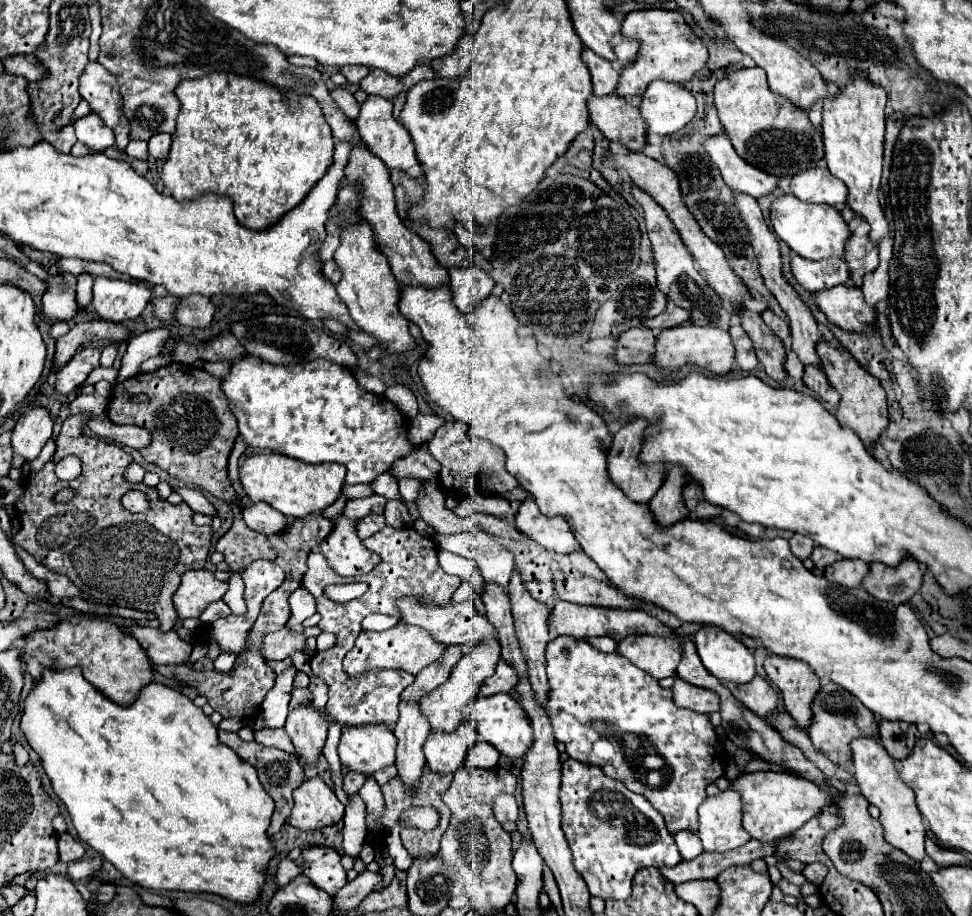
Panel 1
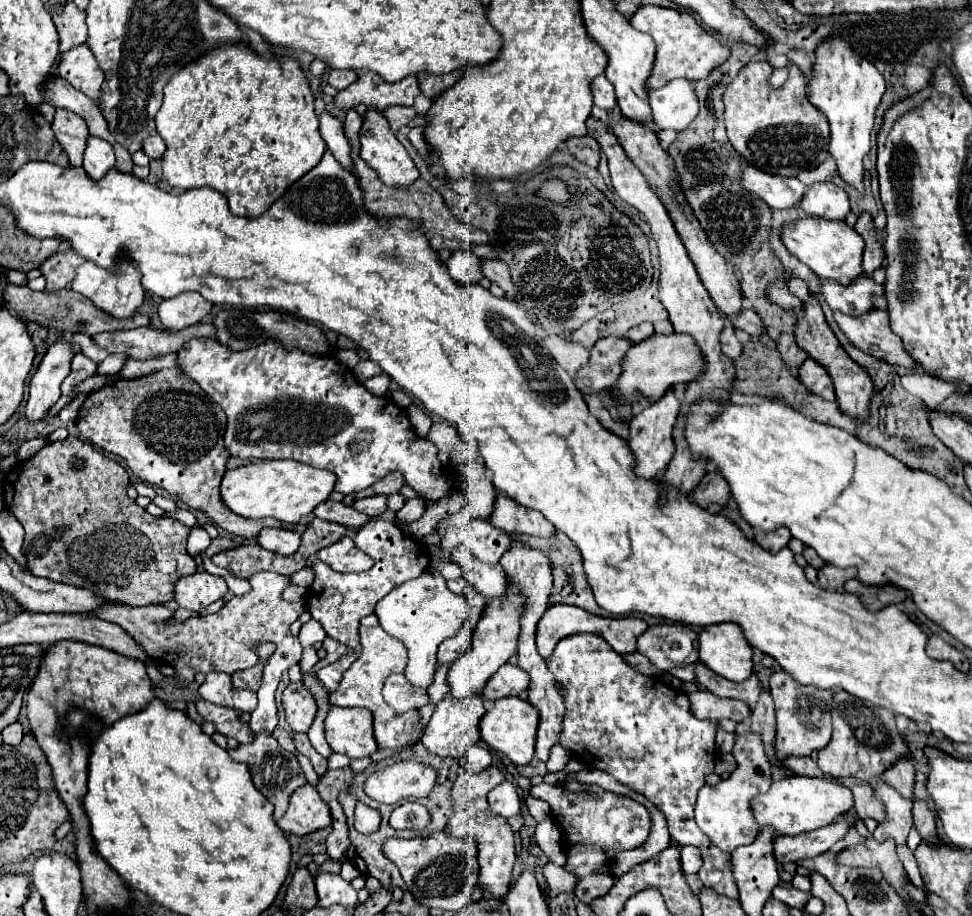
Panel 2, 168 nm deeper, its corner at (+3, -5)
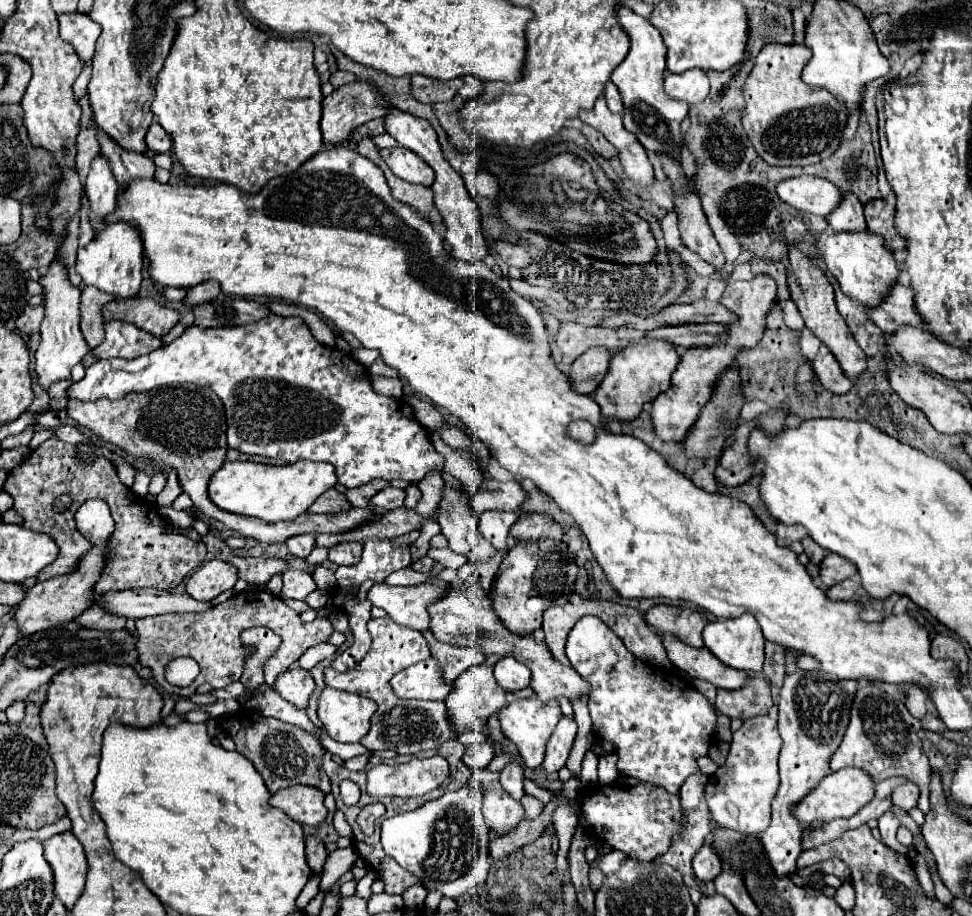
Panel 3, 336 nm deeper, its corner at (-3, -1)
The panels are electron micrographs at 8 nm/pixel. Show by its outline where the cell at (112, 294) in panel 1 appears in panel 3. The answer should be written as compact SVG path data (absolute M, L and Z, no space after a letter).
M123 221L107 225L99 233L99 237L95 237L85 249L77 253L75 269L85 285L95 285L105 293L117 295L119 299L133 297L135 293L139 293L139 285L143 279L143 245L137 229L133 229L133 225L125 225Z

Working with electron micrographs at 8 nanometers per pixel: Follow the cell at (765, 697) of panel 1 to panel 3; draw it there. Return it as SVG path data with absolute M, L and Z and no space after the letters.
M661 633L663 647L667 651L669 661L689 673L693 679L703 679L713 683L719 689L741 689L747 681L747 673L741 673L739 669L729 669L727 665L721 665L709 649L693 649L691 645L685 645L683 641L677 641L671 633Z

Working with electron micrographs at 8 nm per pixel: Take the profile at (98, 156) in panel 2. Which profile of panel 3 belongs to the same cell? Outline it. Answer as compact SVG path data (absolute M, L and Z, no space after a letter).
M95 157L91 173L85 183L87 199L89 199L89 223L95 233L105 229L105 217L117 205L117 181L109 169L105 157Z

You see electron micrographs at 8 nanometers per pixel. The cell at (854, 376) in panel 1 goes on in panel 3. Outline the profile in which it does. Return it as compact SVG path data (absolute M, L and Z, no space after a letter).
M793 245L789 247L787 285L789 285L789 291L791 291L791 299L795 301L799 313L805 321L805 327L811 329L831 349L831 353L835 355L835 359L839 361L841 369L847 373L847 377L851 377L851 379L859 377L867 369L867 359L865 359L865 353L861 351L861 347L857 345L857 341L853 341L853 335L849 333L849 327L845 325L841 313L837 311L833 287L831 287L829 279L825 277L823 269L813 265L811 259Z

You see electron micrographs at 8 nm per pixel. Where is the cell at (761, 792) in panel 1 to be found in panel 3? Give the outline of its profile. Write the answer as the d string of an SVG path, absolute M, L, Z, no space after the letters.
M845 767L837 773L829 773L825 777L825 781L821 781L799 805L793 807L793 813L803 825L809 825L817 819L821 819L821 821L833 821L833 819L839 819L839 817L845 819L845 817L851 817L851 815L859 813L873 797L875 797L873 777L869 777L869 773L865 773L863 769Z

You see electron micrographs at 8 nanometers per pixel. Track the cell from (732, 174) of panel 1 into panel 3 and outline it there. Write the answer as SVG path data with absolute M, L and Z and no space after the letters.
M801 175L779 183L779 197L793 209L827 217L841 203L843 191L827 179L815 175Z

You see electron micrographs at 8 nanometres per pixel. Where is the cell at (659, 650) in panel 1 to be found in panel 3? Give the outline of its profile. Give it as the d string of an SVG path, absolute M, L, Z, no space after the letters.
M653 605L645 613L645 621L649 627L653 627L657 633L671 631L677 635L683 643L693 647L703 647L701 631L705 627L705 617L701 617L699 611L693 611L689 607L671 607L671 605Z

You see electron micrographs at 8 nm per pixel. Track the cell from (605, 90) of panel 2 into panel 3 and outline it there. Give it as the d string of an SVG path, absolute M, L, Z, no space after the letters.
M611 81L605 85L605 99L607 99L607 105L613 113L623 113L623 101L621 101L619 89Z

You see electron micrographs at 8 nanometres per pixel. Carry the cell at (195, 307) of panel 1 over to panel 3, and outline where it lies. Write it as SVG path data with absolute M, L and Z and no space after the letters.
M205 281L205 283L189 289L183 303L187 303L189 307L195 307L195 305L213 301L219 293L221 293L221 285L217 285L217 281Z

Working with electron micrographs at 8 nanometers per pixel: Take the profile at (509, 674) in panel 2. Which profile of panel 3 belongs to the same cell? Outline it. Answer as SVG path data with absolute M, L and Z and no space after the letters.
M509 655L501 657L493 669L495 669L497 683L503 689L511 691L511 693L519 691L519 689L525 689L529 685L529 681L531 681L531 671L523 663L515 661Z

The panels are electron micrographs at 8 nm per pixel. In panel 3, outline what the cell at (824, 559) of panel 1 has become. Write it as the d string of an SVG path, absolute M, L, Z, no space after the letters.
M805 537L803 541L803 547L805 547L805 553L809 555L809 559L811 559L811 563L815 563L815 565L819 565L821 561L823 561L823 557L825 557L825 549L821 549L811 537Z

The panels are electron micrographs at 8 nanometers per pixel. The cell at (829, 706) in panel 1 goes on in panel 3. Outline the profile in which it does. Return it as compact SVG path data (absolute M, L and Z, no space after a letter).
M861 687L853 701L851 721L845 731L845 737L839 749L831 757L831 771L839 771L845 767L859 767L869 771L875 781L883 781L893 775L909 777L909 781L913 781L921 791L919 809L927 813L931 767L921 747L919 729L921 721L915 719L901 701L895 701L893 695L883 693L879 687Z

